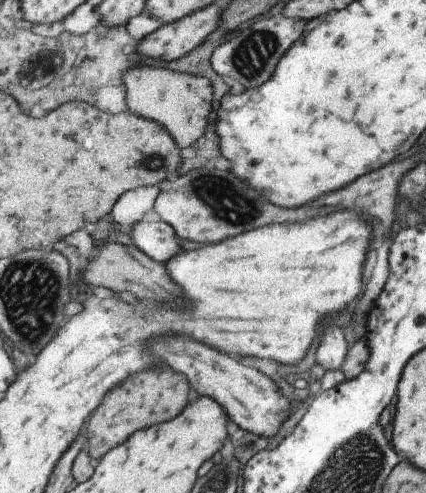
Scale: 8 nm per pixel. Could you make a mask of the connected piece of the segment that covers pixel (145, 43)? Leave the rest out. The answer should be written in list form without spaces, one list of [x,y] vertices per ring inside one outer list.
[[[227,1],[219,2],[214,4],[214,6],[209,6],[196,14],[192,14],[192,16],[182,18],[181,21],[164,25],[160,30],[157,30],[154,34],[143,39],[138,50],[152,62],[156,62],[158,59],[170,62],[184,58],[186,54],[190,54],[190,52],[194,52],[196,48],[200,48],[200,46],[208,40],[208,36],[214,34],[214,32],[219,29],[220,24],[222,24],[224,9],[229,5],[230,3]]]

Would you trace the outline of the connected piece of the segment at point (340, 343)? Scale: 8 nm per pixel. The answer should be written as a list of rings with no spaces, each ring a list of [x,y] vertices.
[[[328,328],[322,336],[322,342],[316,352],[316,362],[324,370],[341,370],[344,358],[348,354],[348,342],[342,330]]]

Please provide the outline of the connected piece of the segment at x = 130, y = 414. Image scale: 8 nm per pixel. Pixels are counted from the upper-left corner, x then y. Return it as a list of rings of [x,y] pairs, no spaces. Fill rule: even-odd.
[[[170,368],[166,372],[142,372],[130,378],[126,386],[110,394],[110,398],[104,402],[104,406],[100,406],[100,410],[94,412],[94,418],[88,424],[88,436],[92,448],[90,452],[96,462],[103,459],[116,446],[128,442],[138,430],[178,418],[188,406],[188,396],[190,396],[188,378]]]

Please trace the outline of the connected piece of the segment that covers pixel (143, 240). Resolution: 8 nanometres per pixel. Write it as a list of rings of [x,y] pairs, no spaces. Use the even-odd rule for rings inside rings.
[[[137,222],[130,233],[134,243],[152,258],[165,263],[182,250],[181,235],[167,222]]]

